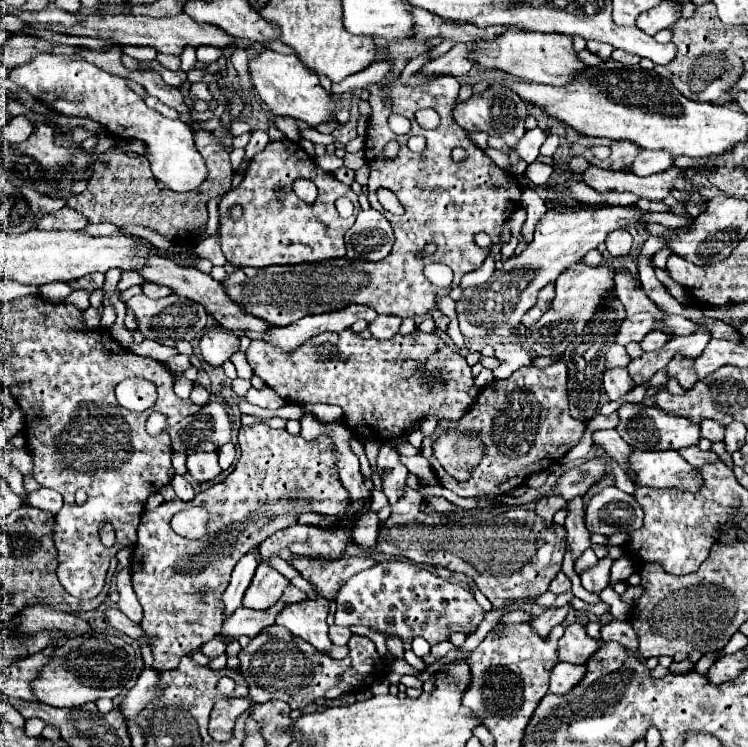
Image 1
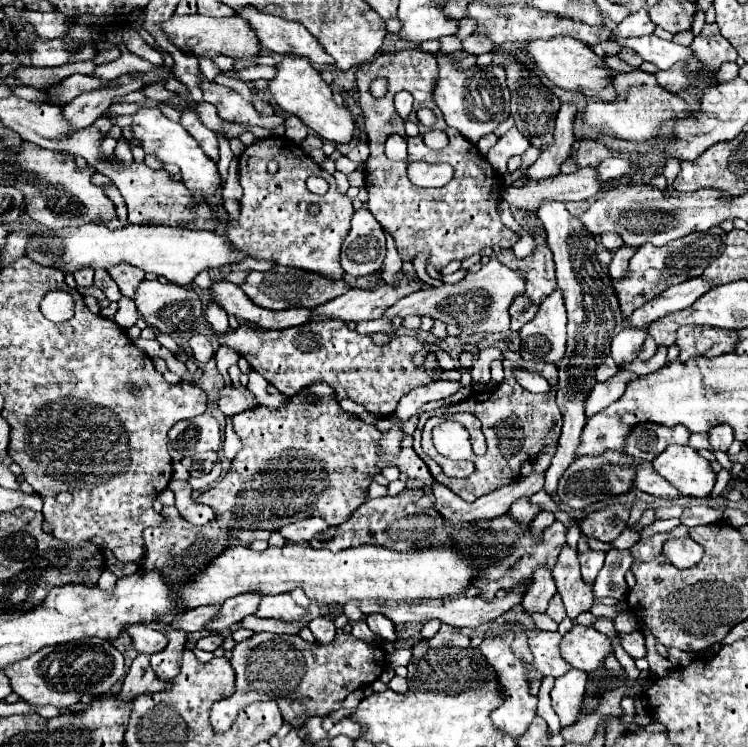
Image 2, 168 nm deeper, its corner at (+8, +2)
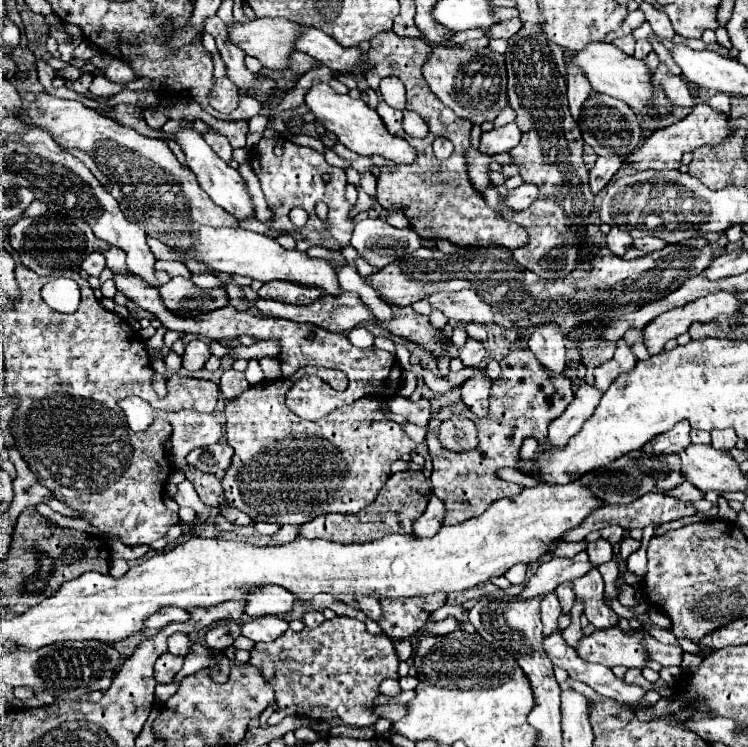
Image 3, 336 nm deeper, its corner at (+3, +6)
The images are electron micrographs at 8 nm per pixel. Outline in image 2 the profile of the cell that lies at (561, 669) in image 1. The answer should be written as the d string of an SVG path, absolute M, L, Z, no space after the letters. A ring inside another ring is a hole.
M572 669L558 677L552 689L552 707L560 717L562 727L570 727L580 717L580 705L586 695L586 673Z

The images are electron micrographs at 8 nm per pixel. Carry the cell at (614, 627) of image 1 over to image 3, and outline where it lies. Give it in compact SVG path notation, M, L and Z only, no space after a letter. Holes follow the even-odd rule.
M645 631L645 651L649 655L649 659L669 667L669 665L681 665L681 657L683 657L683 649L677 645L663 645L659 643L655 637L649 635L649 631Z

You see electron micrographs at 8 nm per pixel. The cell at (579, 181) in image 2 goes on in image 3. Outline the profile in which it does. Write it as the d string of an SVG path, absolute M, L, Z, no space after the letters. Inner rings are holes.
M523 183L521 187L509 191L505 203L511 211L523 211L527 209L535 199L539 197L539 187L533 183Z

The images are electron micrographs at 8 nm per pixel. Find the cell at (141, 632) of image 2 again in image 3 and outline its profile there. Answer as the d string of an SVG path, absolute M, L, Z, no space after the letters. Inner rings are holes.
M173 633L167 639L167 643L169 643L169 653L173 653L173 655L187 655L189 645L191 645L191 639L185 633Z

